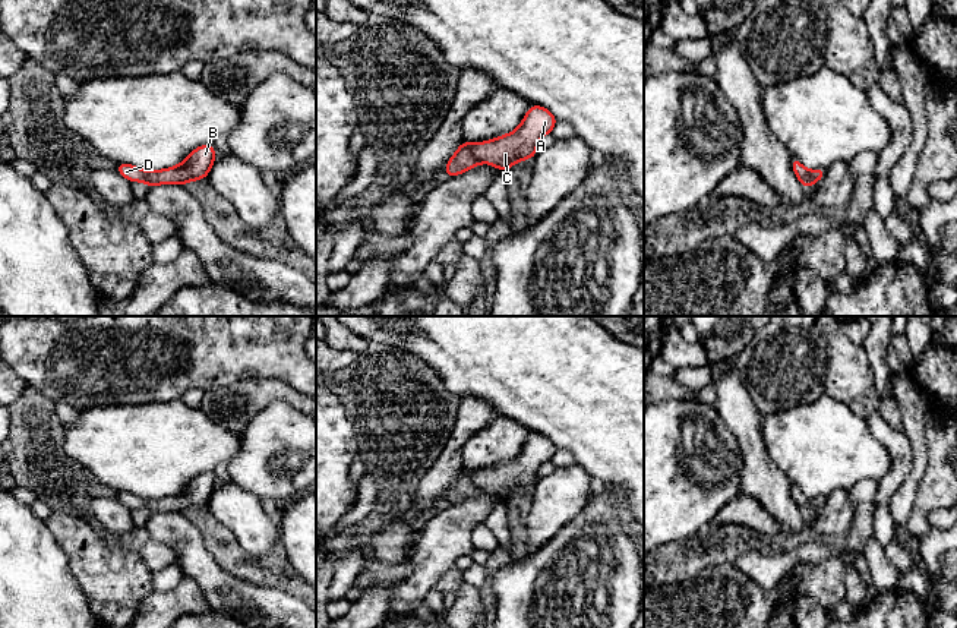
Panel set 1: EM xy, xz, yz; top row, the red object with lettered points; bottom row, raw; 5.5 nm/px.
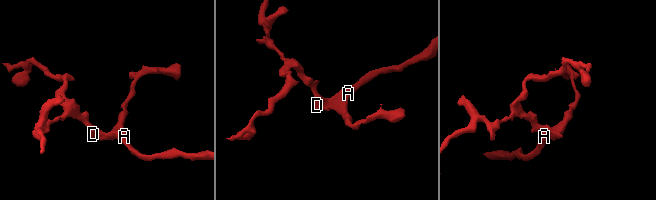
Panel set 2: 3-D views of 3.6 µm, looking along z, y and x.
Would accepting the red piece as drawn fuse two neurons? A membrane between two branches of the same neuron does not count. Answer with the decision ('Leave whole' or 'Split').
Split

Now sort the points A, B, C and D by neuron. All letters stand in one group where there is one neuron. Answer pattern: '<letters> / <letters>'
A B C / D

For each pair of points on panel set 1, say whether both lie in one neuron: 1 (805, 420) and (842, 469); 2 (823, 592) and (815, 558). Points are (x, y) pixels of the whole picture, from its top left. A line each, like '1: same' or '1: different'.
1: same
2: different

